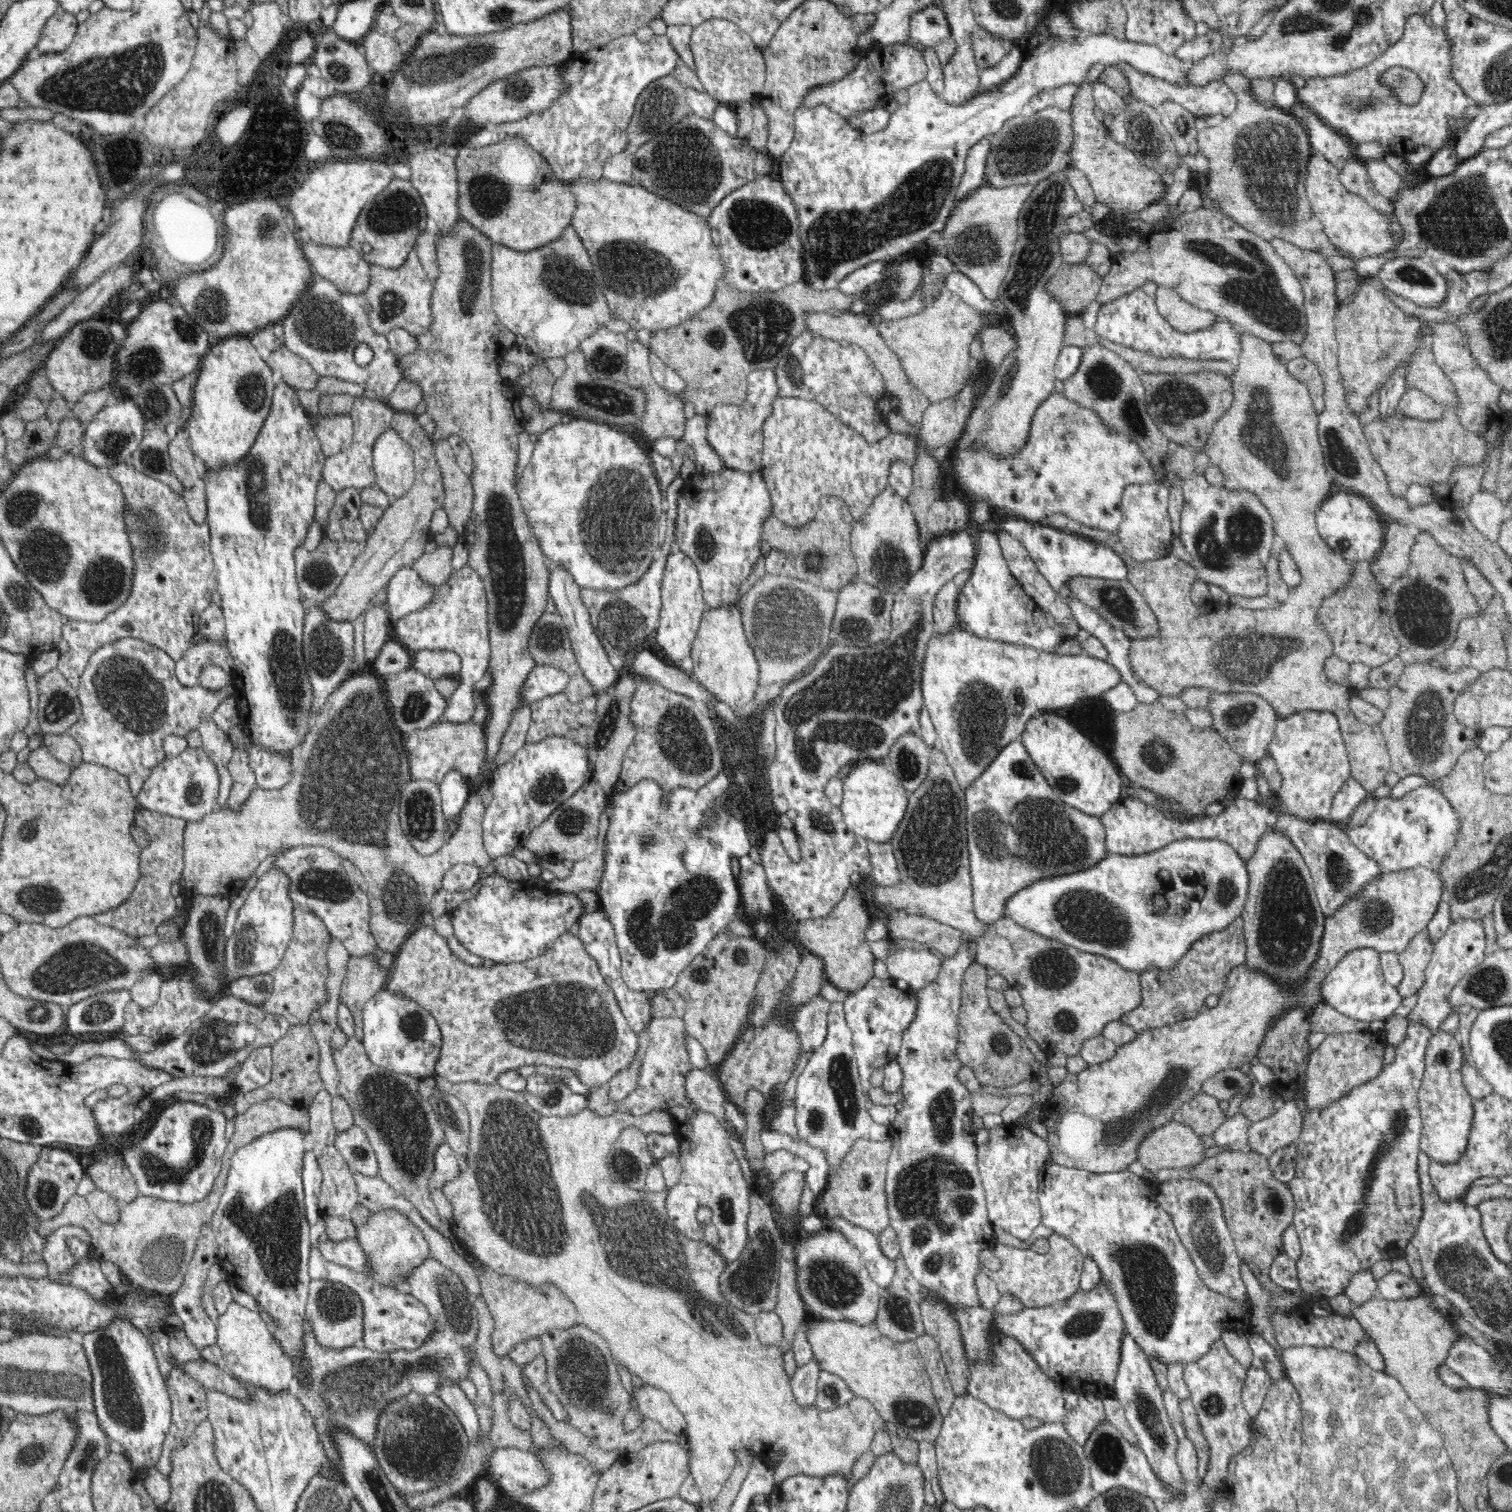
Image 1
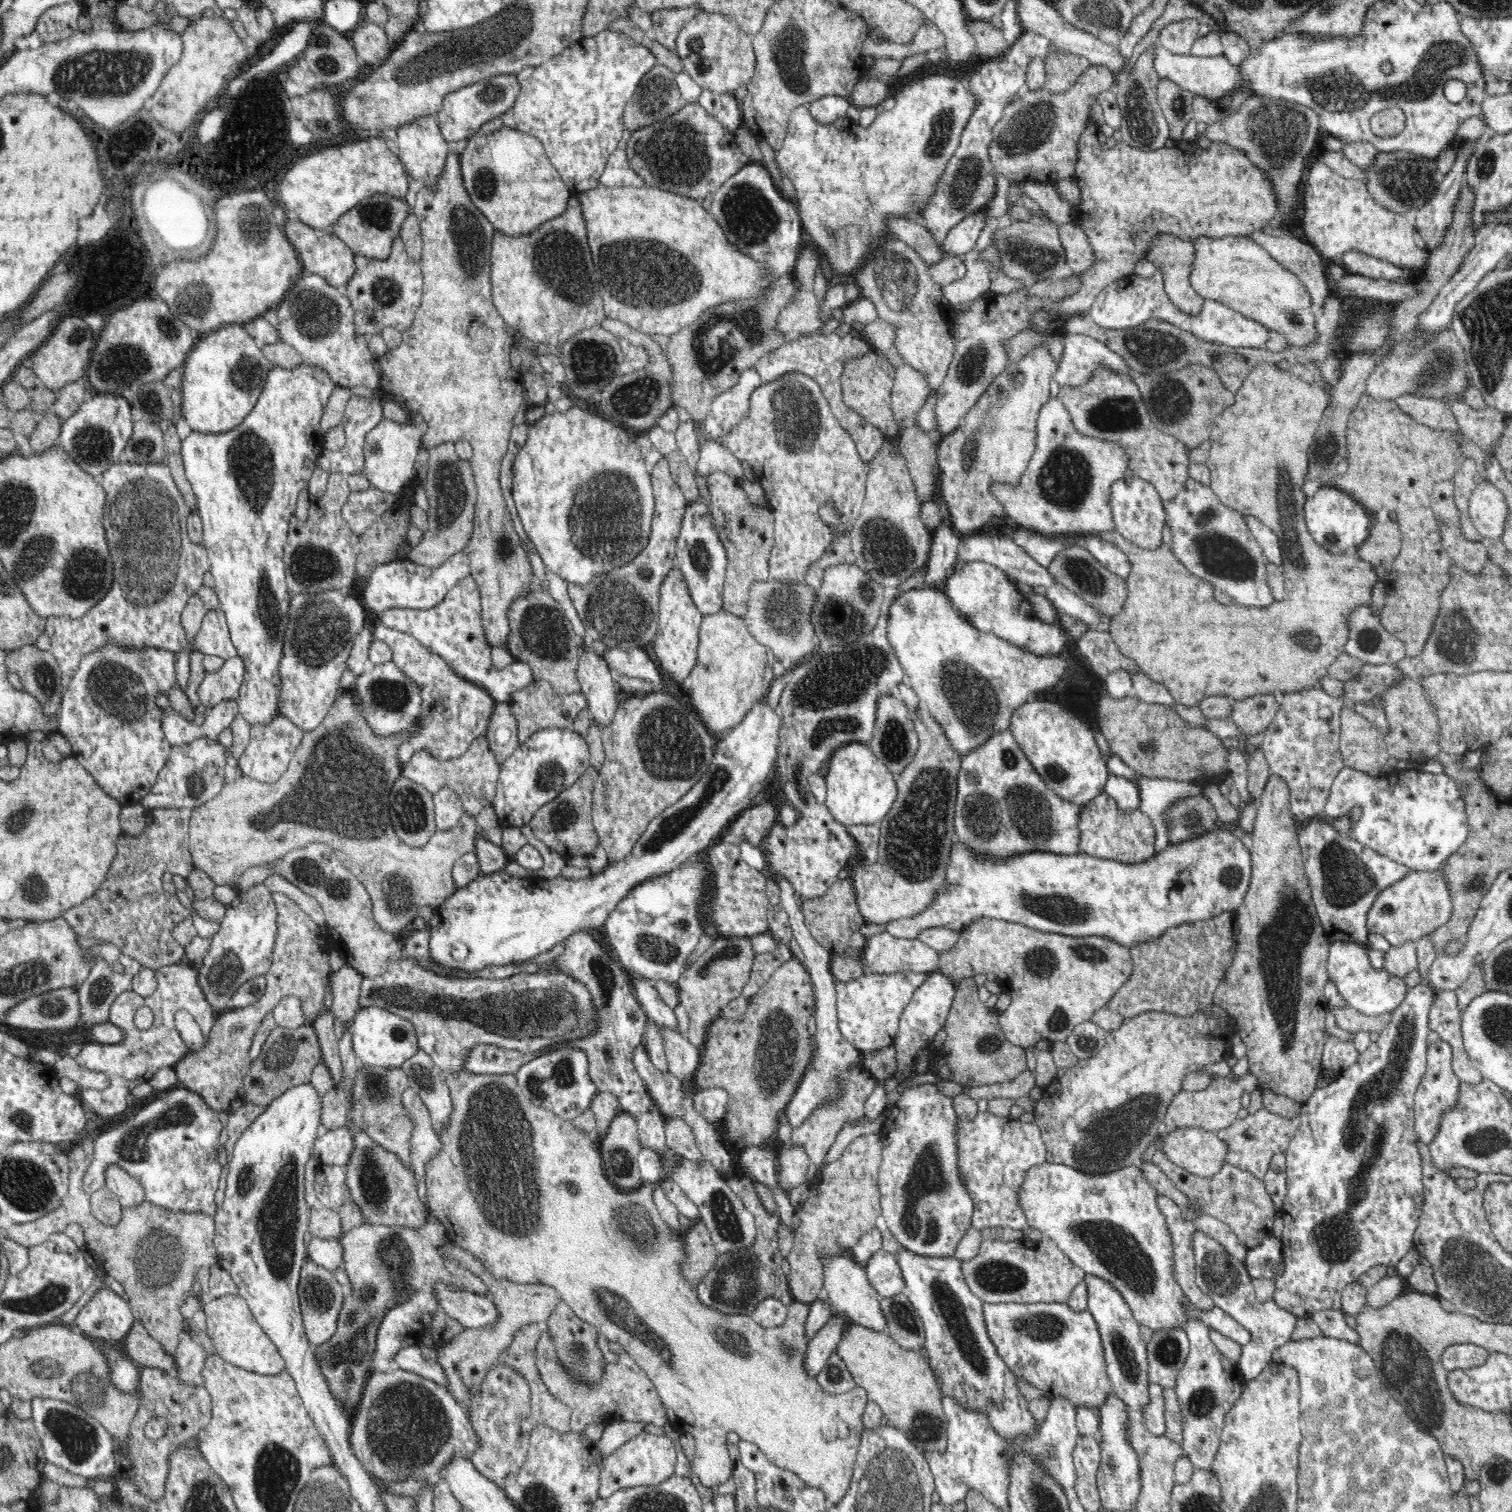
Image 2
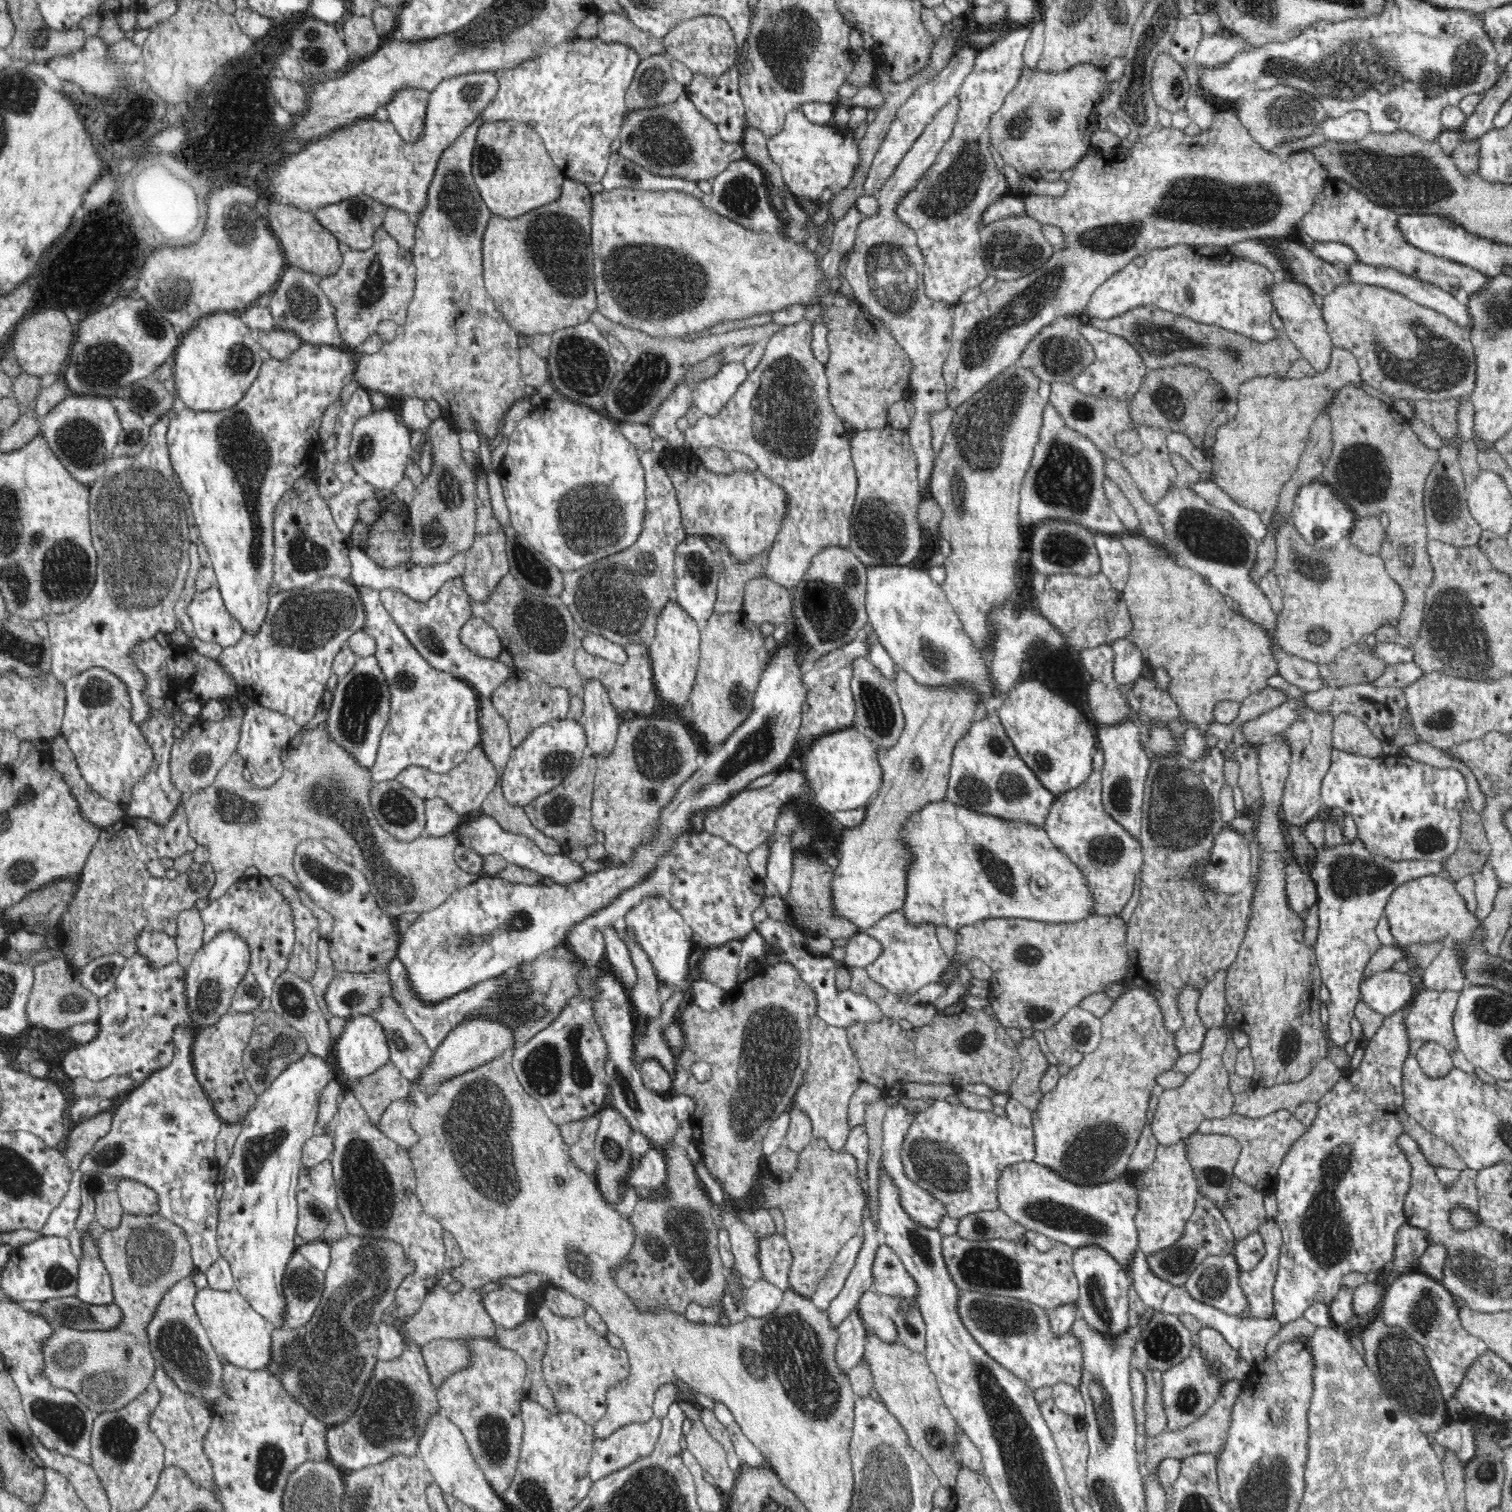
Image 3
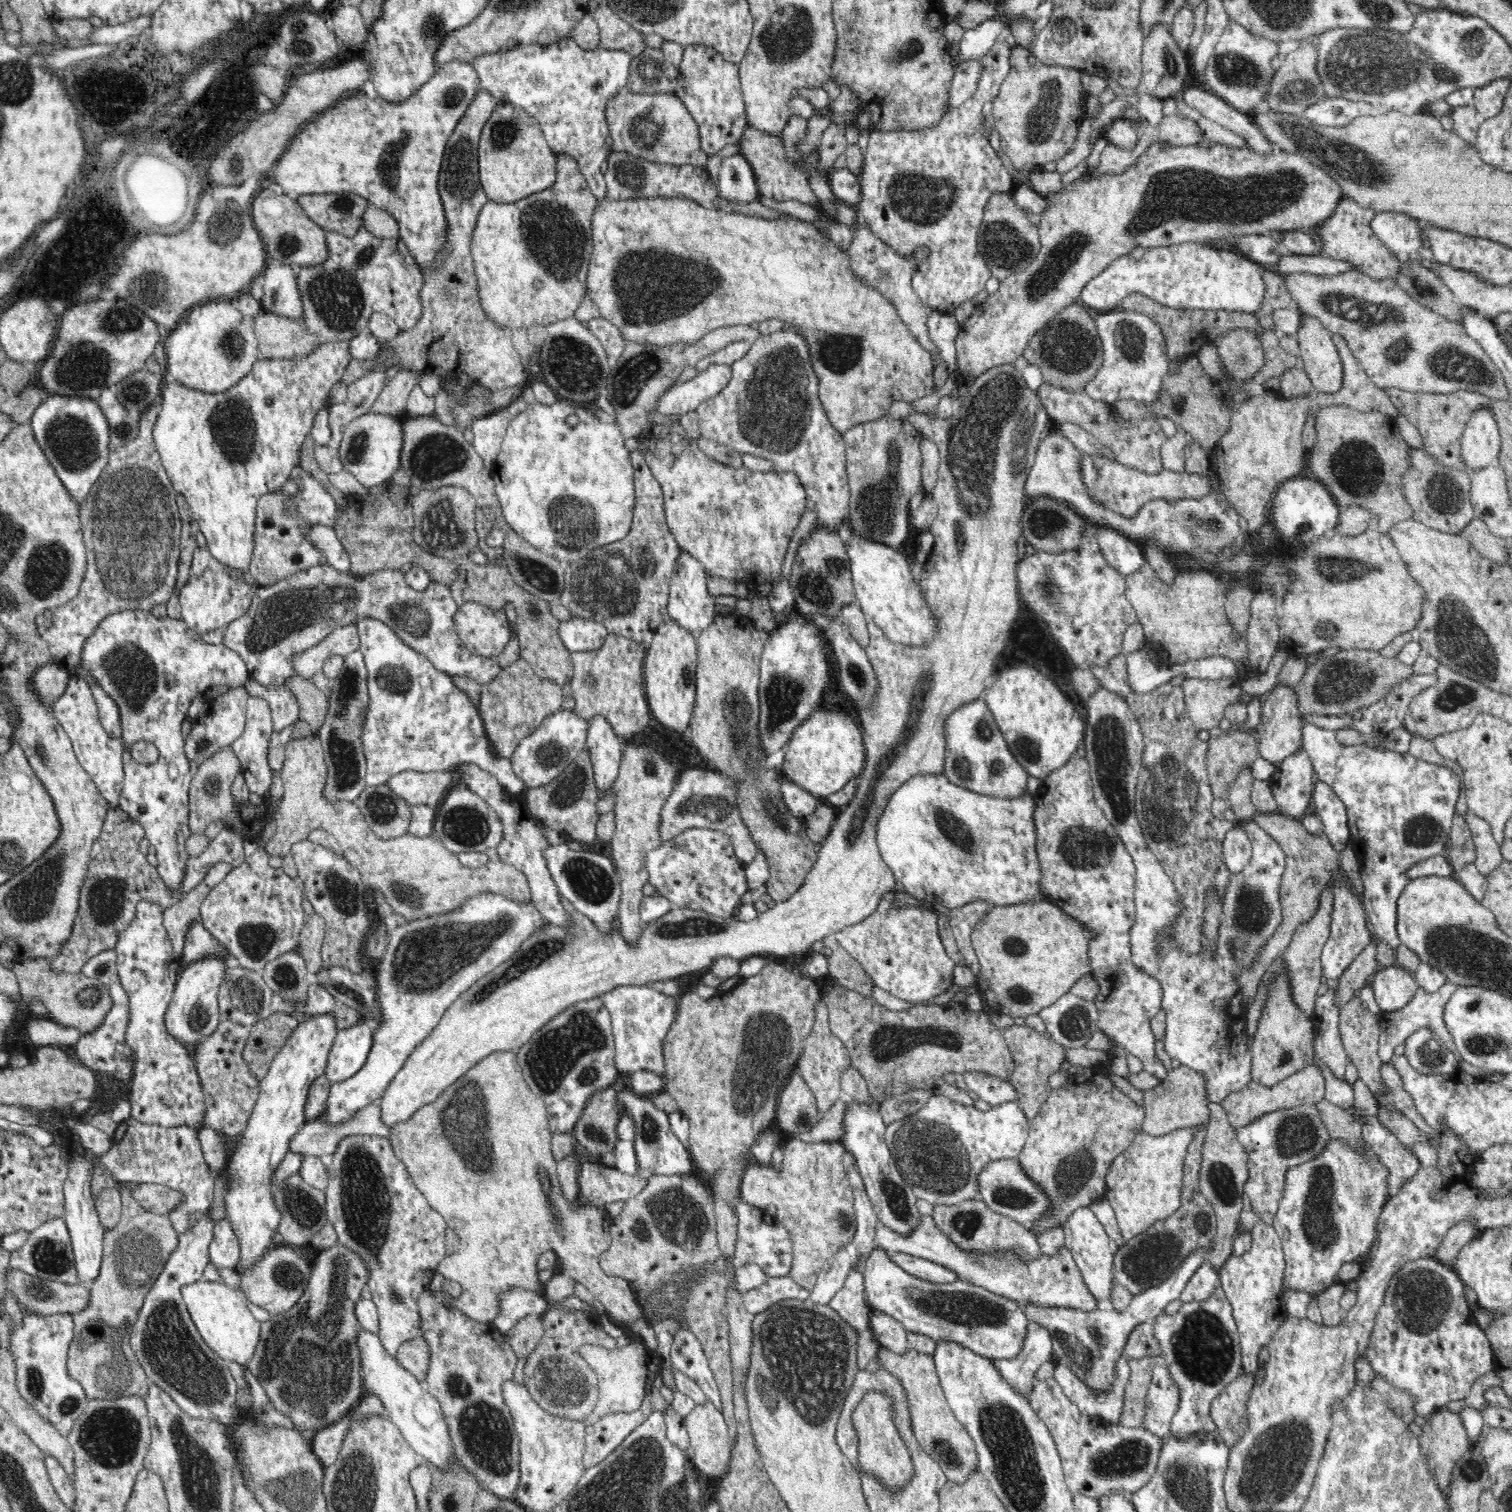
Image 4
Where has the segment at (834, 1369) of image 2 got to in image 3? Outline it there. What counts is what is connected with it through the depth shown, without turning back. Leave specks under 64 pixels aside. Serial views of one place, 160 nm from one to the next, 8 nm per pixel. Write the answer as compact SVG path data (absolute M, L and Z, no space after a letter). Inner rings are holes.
M857 1309L852 1310L846 1320L839 1326L839 1337L836 1343L836 1363L849 1374L864 1355L866 1350L866 1337L868 1332L864 1326L863 1319L857 1313Z

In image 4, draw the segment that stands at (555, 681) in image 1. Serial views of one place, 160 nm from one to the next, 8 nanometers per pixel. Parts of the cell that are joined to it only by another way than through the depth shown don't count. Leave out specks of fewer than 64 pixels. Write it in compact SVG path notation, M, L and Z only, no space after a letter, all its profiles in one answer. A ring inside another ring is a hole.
M330 566L306 568L296 572L286 579L279 580L272 586L260 586L252 597L250 608L244 616L236 618L224 629L223 644L230 650L237 652L246 663L249 676L262 686L272 684L287 684L288 678L297 676L292 667L292 656L300 654L316 644L320 644L334 628L342 628L344 624L356 624L356 620L372 617L386 623L409 647L424 655L434 668L452 676L465 676L479 682L481 685L494 680L502 666L494 658L480 656L470 651L460 640L454 624L454 614L458 610L457 602L450 593L449 585L431 582L426 590L418 592L405 581L405 576L398 570L376 570L366 576L345 574L334 570ZM284 592L304 592L299 600L293 596L284 596Z

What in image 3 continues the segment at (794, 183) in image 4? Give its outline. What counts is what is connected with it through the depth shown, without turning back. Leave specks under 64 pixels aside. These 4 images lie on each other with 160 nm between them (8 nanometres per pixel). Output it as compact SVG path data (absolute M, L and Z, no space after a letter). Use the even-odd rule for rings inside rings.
M747 127L743 134L742 147L744 147L744 156L748 160L758 164L764 172L764 176L770 176L775 188L780 192L788 189L785 186L782 171L780 167L772 160L768 153L767 136L757 128Z

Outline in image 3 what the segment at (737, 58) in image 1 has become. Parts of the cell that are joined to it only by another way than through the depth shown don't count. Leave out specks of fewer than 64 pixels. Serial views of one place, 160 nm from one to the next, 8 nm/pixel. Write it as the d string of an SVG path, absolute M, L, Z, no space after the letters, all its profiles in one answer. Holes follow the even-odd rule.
M702 15L677 24L661 39L664 49L674 59L690 69L693 74L703 74L708 78L720 76L736 66L736 37L730 24L716 15Z

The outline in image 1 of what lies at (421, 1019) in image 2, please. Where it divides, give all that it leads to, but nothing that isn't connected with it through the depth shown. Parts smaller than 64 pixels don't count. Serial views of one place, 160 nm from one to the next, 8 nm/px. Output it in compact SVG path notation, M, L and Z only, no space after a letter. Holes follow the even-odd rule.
M422 924L412 936L408 936L394 957L394 964L385 988L402 993L416 1001L422 1010L430 1012L442 1031L442 1048L433 1076L424 1081L426 1098L436 1111L436 1117L444 1129L444 1140L456 1153L464 1168L470 1148L470 1117L463 1102L449 1093L440 1091L435 1076L440 1075L453 1082L479 1082L497 1084L500 1074L520 1066L544 1064L550 1068L568 1068L578 1075L579 1082L597 1088L606 1086L617 1072L627 1069L638 1050L638 1034L627 1025L612 989L604 981L598 961L586 951L580 937L570 931L561 934L552 948L543 955L520 963L496 963L487 968L470 965L448 945L446 935L440 935L434 927Z

